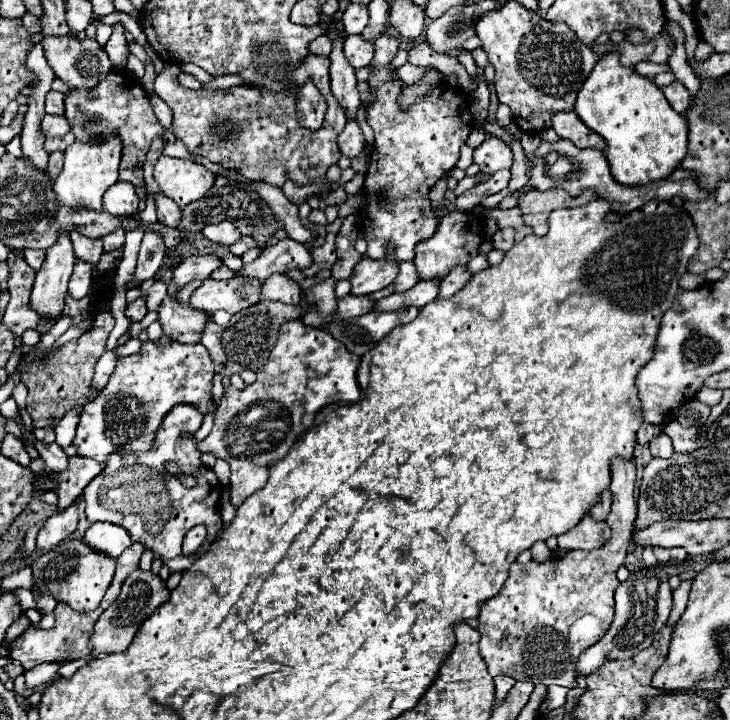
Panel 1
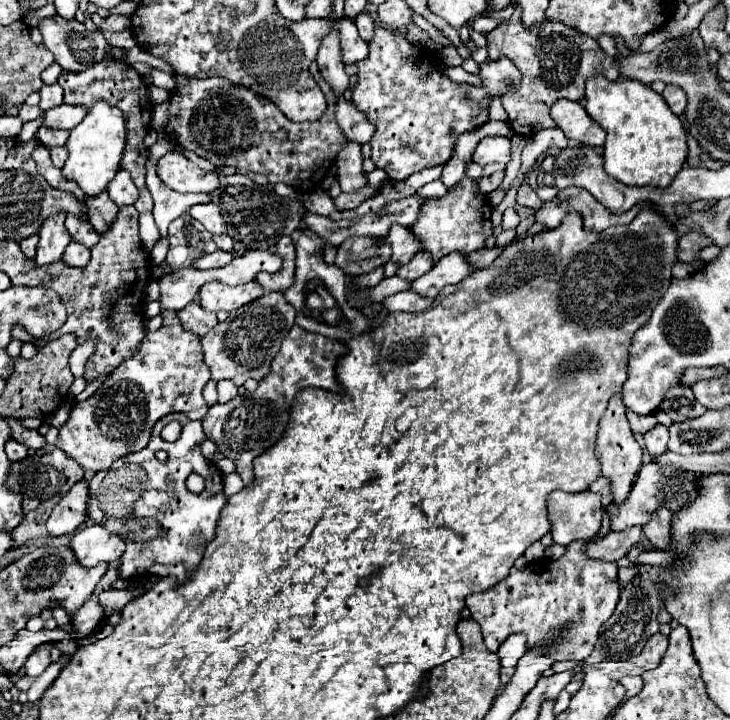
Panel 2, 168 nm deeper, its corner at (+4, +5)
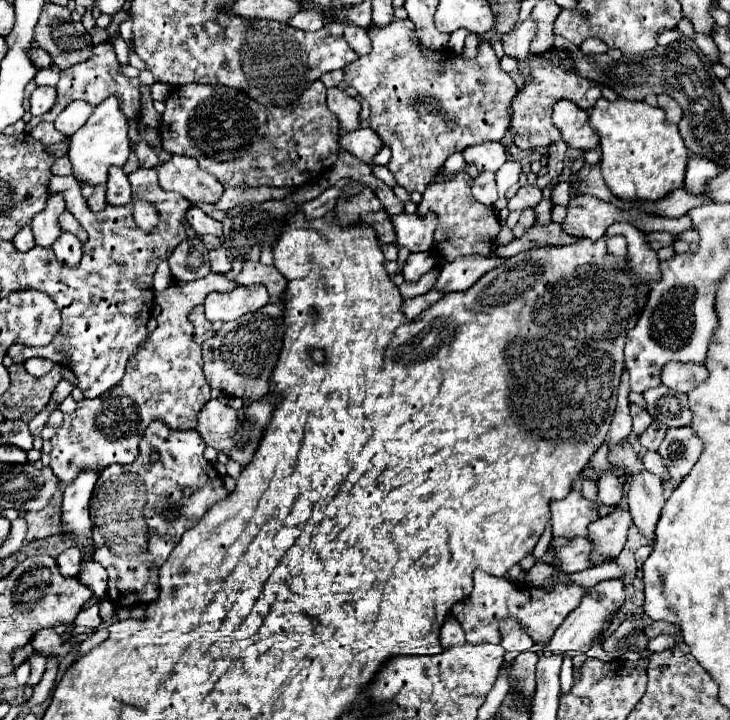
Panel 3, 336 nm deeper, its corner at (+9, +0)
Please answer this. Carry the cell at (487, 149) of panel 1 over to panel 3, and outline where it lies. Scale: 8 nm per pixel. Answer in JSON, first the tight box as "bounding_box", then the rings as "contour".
{"bounding_box":[462,141,508,173],"contour":[[[488,141],[488,143],[482,143],[482,145],[466,147],[466,151],[462,151],[462,155],[464,155],[466,163],[474,165],[480,173],[482,171],[496,173],[508,159],[504,145],[498,143],[498,141]]]}

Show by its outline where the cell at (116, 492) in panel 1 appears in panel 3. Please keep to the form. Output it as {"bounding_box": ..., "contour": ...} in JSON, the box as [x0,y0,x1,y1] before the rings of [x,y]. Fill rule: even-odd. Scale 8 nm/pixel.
{"bounding_box":[90,421,228,607],"contour":[[[154,421],[140,443],[140,457],[128,465],[110,465],[98,475],[98,483],[90,501],[90,517],[92,517],[92,539],[94,539],[94,559],[108,571],[108,599],[114,607],[134,605],[134,603],[150,603],[158,599],[158,571],[162,563],[168,559],[184,531],[194,527],[206,511],[228,497],[224,489],[222,477],[214,469],[212,463],[204,459],[206,445],[196,429],[176,431],[166,427],[166,423]],[[150,449],[160,453],[158,463],[150,463]],[[182,487],[192,487],[192,497],[182,495]]]}

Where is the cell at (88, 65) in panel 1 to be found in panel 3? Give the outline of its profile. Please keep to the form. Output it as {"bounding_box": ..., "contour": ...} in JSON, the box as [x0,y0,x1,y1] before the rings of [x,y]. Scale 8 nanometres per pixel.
{"bounding_box":[34,3,94,69],"contour":[[[46,3],[44,11],[38,19],[38,25],[34,29],[34,39],[44,51],[50,53],[50,57],[52,57],[52,61],[58,69],[66,69],[66,67],[84,63],[86,59],[90,59],[90,51],[94,49],[92,37],[84,29],[84,25],[72,19],[72,13],[70,13],[68,7],[60,7],[60,5],[54,5],[54,3]]]}

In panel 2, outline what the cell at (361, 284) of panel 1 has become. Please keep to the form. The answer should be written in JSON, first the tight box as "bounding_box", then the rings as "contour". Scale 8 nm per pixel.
{"bounding_box":[379,224,421,266],"contour":[[[393,224],[389,234],[385,238],[379,238],[379,242],[389,242],[393,246],[393,256],[391,260],[397,262],[399,266],[407,264],[419,250],[421,250],[421,242],[419,238],[411,232],[409,226],[401,226],[401,224]]]}

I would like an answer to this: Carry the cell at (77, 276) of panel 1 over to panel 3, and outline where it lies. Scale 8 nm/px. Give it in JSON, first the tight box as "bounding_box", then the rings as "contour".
{"bounding_box":[52,233,82,267],"contour":[[[62,233],[62,237],[54,243],[52,251],[64,267],[78,267],[78,261],[82,259],[82,243],[70,233]]]}

